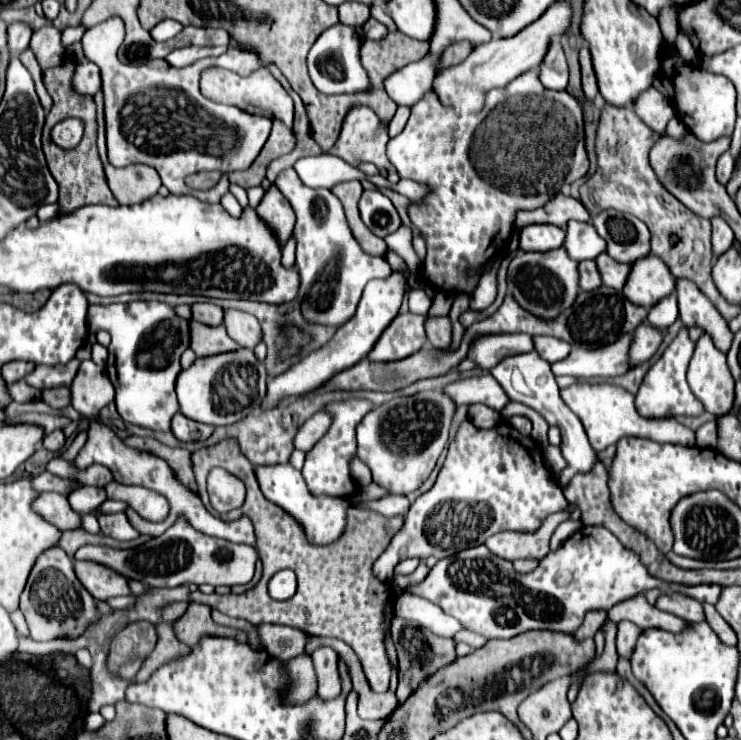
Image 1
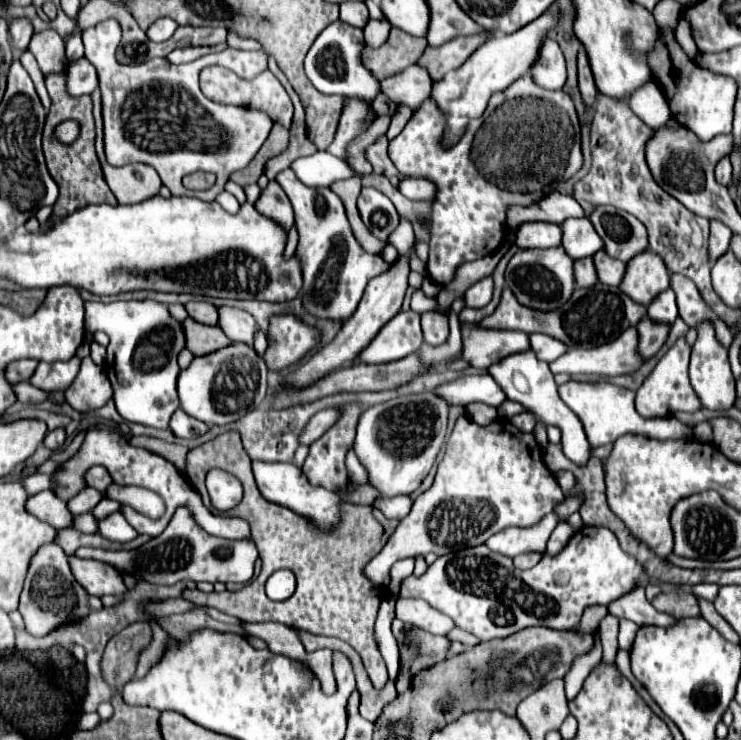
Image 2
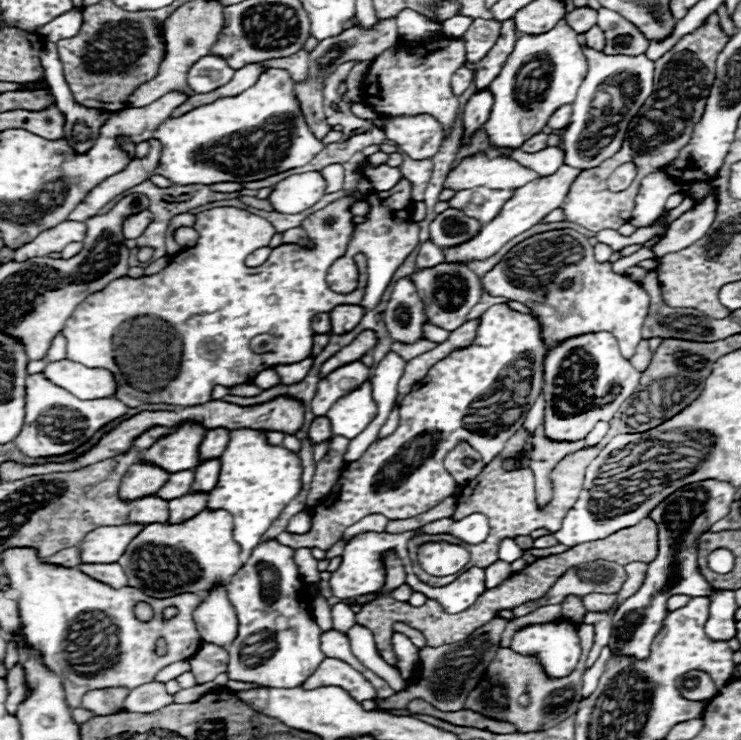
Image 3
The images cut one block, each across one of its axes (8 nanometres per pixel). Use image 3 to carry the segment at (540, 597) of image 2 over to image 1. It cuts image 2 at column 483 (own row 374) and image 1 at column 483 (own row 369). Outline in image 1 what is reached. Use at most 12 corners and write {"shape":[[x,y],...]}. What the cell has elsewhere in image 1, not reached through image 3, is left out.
{"shape":[[604,526],[534,572],[474,546],[410,592],[468,630],[574,634],[648,590],[716,604],[718,584],[668,584]]}

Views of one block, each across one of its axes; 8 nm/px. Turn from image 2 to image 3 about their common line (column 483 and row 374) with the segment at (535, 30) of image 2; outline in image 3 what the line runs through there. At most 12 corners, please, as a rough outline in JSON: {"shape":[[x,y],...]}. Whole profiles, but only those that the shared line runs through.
{"shape":[[50,362],[44,374],[80,400],[112,398],[116,378],[104,368]]}

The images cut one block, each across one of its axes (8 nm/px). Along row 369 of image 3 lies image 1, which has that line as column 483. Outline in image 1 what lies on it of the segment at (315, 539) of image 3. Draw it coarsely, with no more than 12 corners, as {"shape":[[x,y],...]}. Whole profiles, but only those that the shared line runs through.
{"shape":[[464,422],[374,562],[440,560],[566,510],[532,438]]}

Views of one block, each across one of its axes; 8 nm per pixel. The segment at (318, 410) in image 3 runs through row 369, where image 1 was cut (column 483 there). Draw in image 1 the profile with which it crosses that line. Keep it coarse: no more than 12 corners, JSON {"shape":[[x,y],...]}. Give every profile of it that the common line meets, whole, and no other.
{"shape":[[528,334],[478,338],[468,358],[490,370],[534,350]]}

